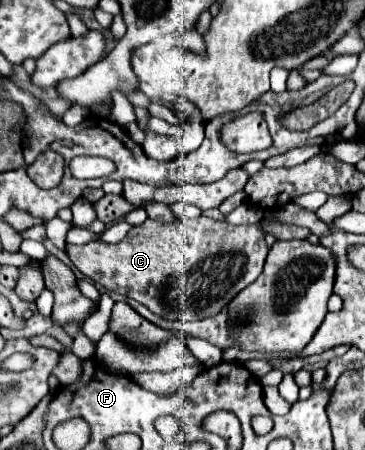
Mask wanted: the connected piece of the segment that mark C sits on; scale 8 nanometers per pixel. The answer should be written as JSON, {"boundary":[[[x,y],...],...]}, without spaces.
{"boundary":[[[207,216],[191,222],[173,224],[155,224],[155,220],[145,220],[139,226],[133,226],[129,234],[117,242],[107,244],[101,240],[87,242],[83,246],[67,246],[73,266],[91,282],[101,284],[103,288],[123,294],[147,306],[153,314],[159,314],[169,320],[201,320],[215,316],[223,306],[227,306],[243,288],[247,288],[263,270],[267,256],[265,234],[259,232],[259,224],[251,226],[233,226],[227,222],[215,222]]]}

